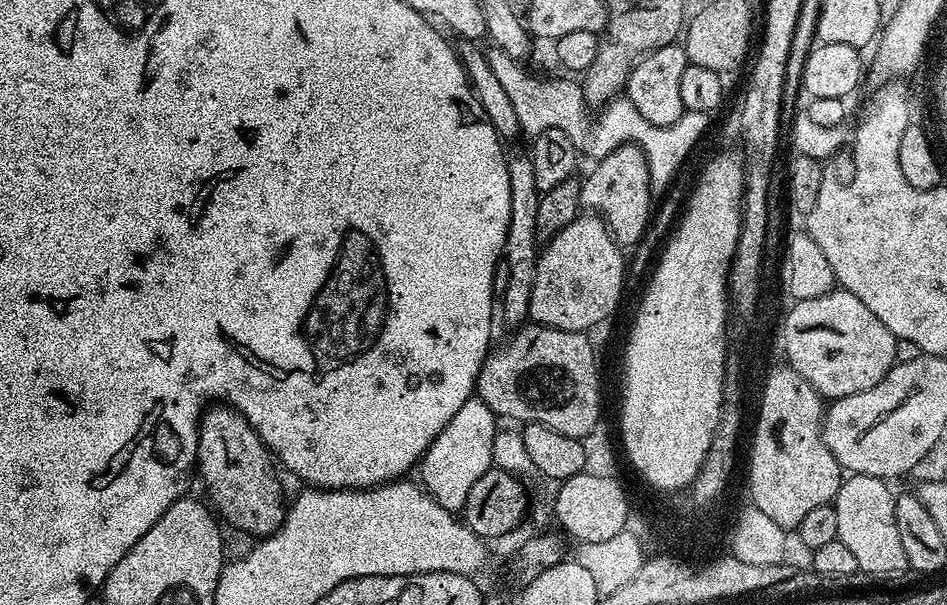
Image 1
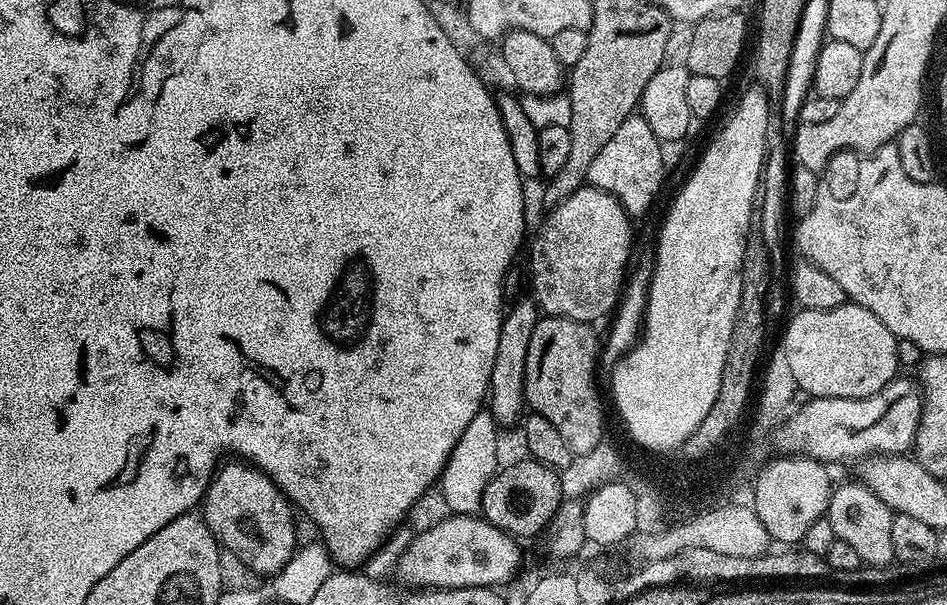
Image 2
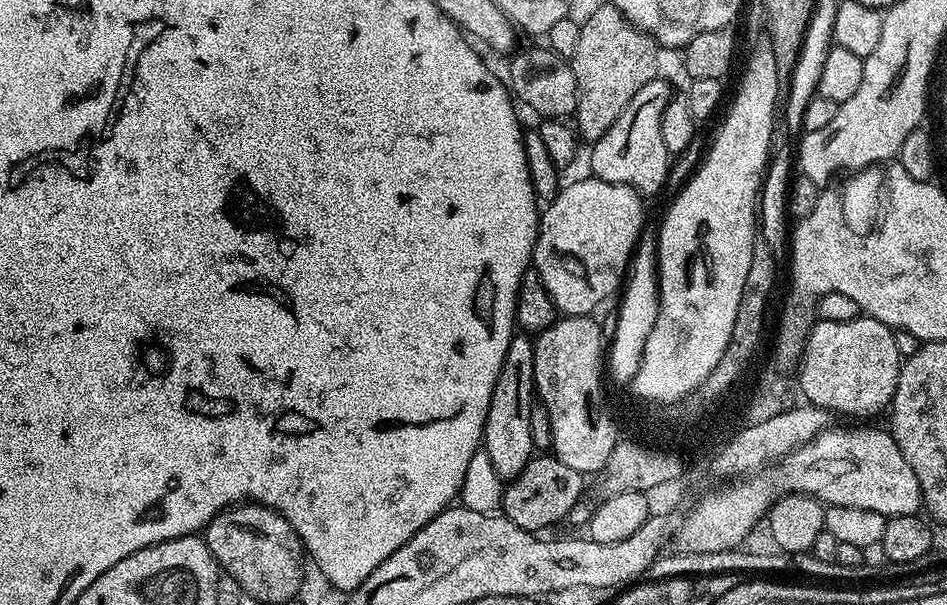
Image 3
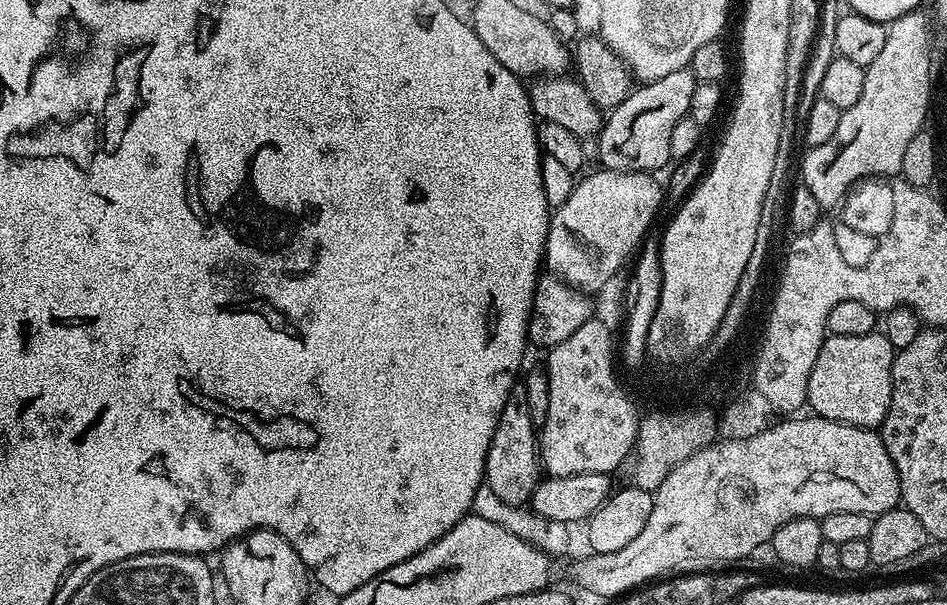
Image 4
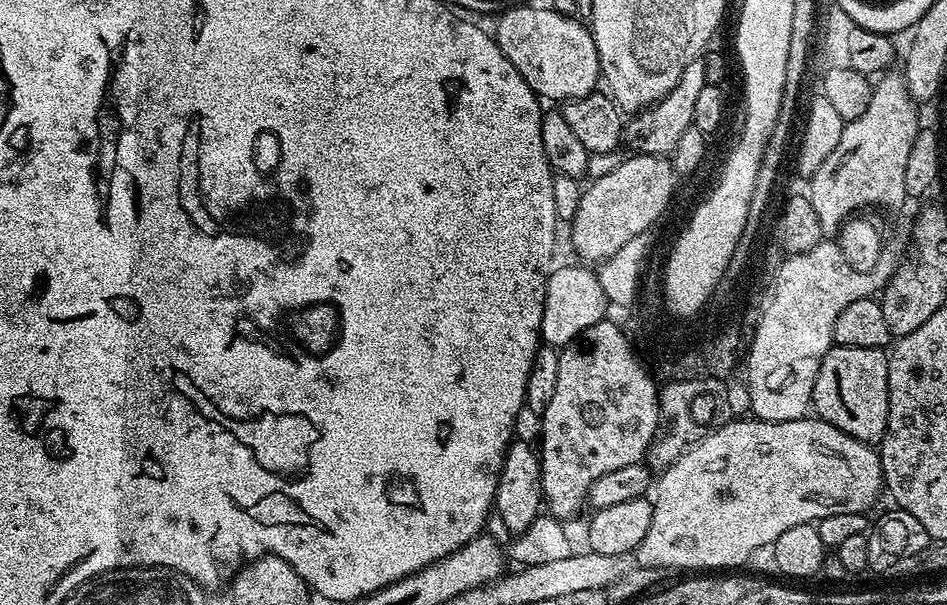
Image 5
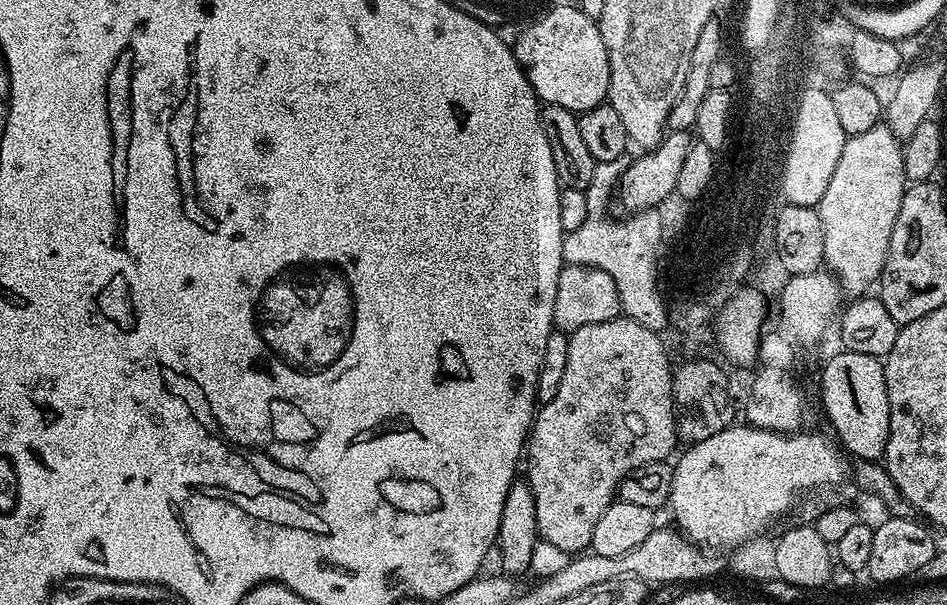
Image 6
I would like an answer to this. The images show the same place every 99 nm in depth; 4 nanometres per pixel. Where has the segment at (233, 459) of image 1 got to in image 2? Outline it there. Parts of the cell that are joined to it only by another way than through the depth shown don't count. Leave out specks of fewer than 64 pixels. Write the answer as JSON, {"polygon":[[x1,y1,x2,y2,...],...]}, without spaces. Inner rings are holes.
{"polygon":[[248,462,217,467,202,501,202,519,225,553,237,556,252,572,275,577,296,553,293,505,270,477]]}

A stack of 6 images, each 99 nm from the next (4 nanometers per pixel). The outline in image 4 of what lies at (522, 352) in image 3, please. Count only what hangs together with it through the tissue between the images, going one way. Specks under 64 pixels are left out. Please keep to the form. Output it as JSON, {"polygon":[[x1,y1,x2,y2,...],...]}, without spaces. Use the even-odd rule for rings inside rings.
{"polygon":[[513,391,498,418,492,445,486,454,484,474,486,486,494,490,494,494,498,494,498,498,502,498,502,502,510,506,527,505,531,501,536,485,542,479,538,428,530,418,530,406,526,406,523,391]]}

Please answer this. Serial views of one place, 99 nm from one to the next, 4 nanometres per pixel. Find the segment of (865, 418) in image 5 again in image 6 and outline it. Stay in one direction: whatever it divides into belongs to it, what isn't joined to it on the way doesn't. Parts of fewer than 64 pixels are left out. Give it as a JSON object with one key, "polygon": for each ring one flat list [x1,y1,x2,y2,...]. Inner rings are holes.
{"polygon":[[843,350,837,353,825,362,824,373,820,376,820,400,824,403,824,412,849,457,879,461,890,434,890,402,886,394,883,359]]}

